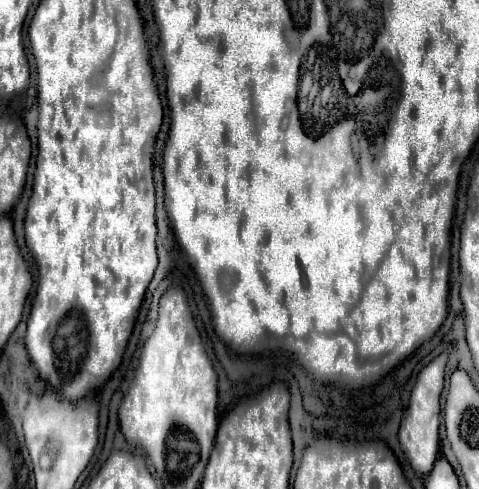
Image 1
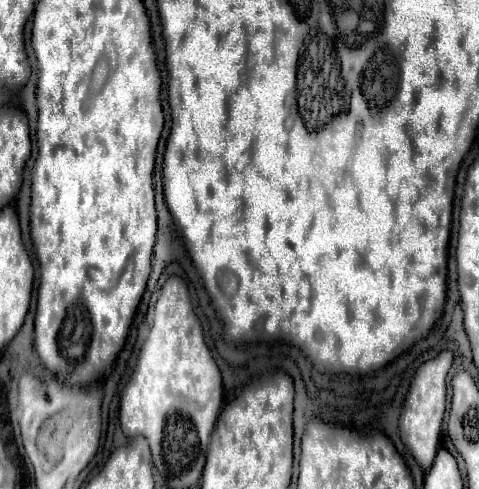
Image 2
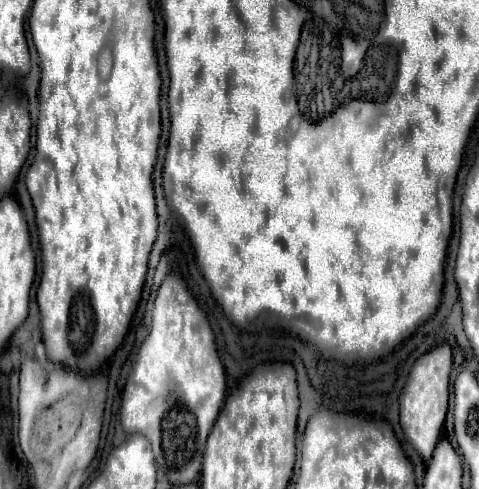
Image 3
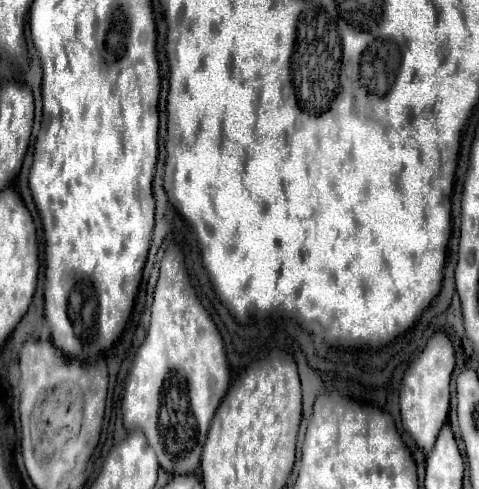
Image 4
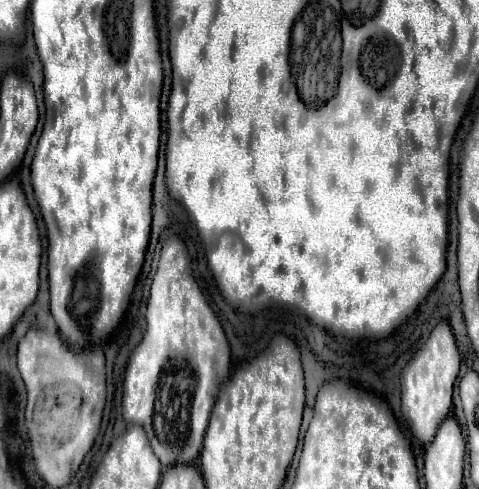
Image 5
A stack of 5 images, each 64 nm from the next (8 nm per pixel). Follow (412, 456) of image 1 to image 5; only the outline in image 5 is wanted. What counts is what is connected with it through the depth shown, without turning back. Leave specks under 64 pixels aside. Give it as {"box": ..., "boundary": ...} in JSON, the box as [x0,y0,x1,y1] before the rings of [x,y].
{"box":[402,320,460,444],"boundary":[[[442,320],[428,336],[426,344],[414,354],[414,358],[402,370],[402,414],[408,420],[414,436],[428,444],[438,428],[438,424],[452,410],[454,382],[460,370],[460,352],[452,326]]]}

